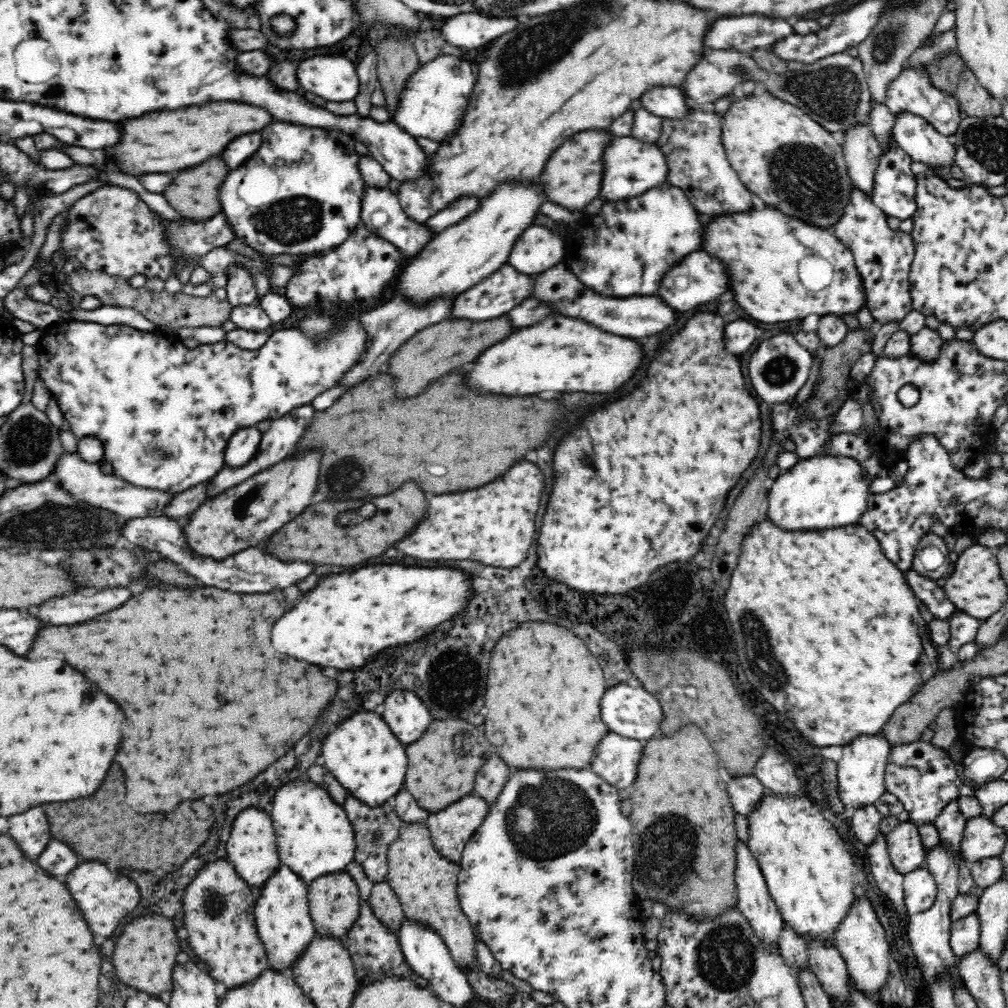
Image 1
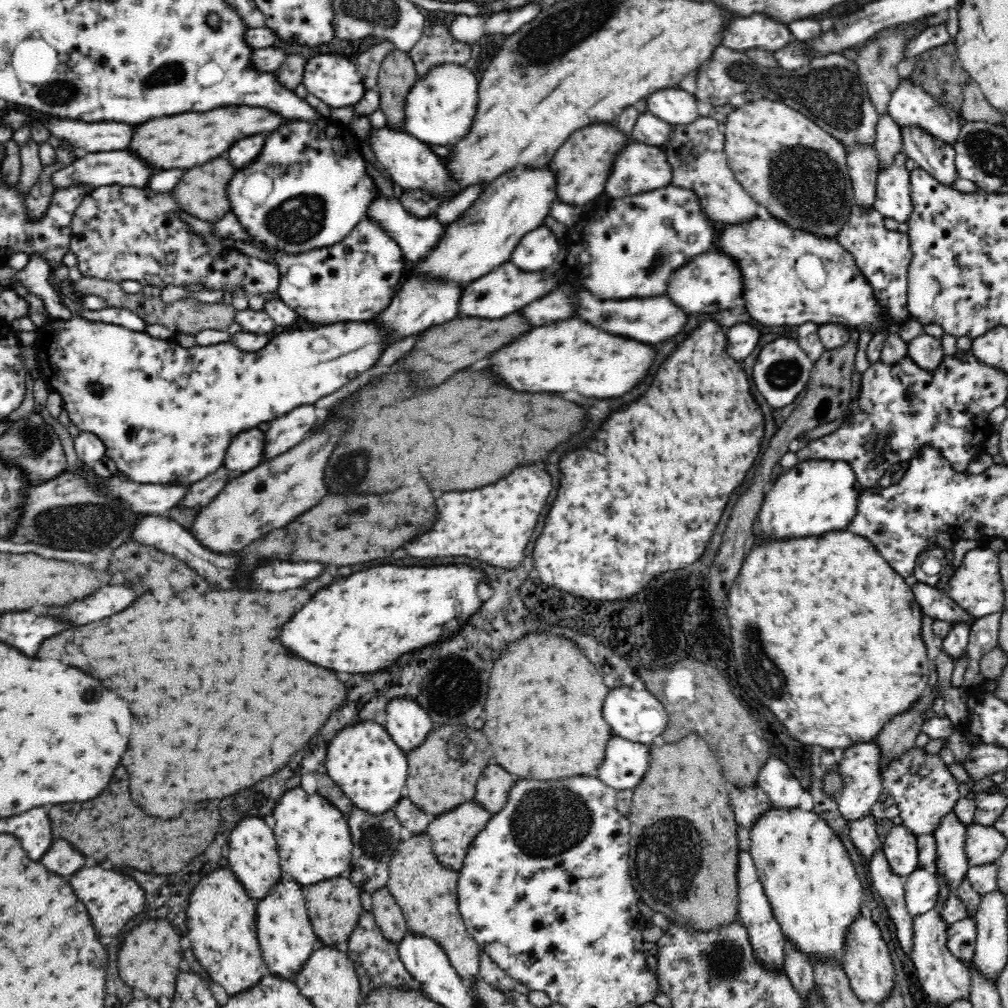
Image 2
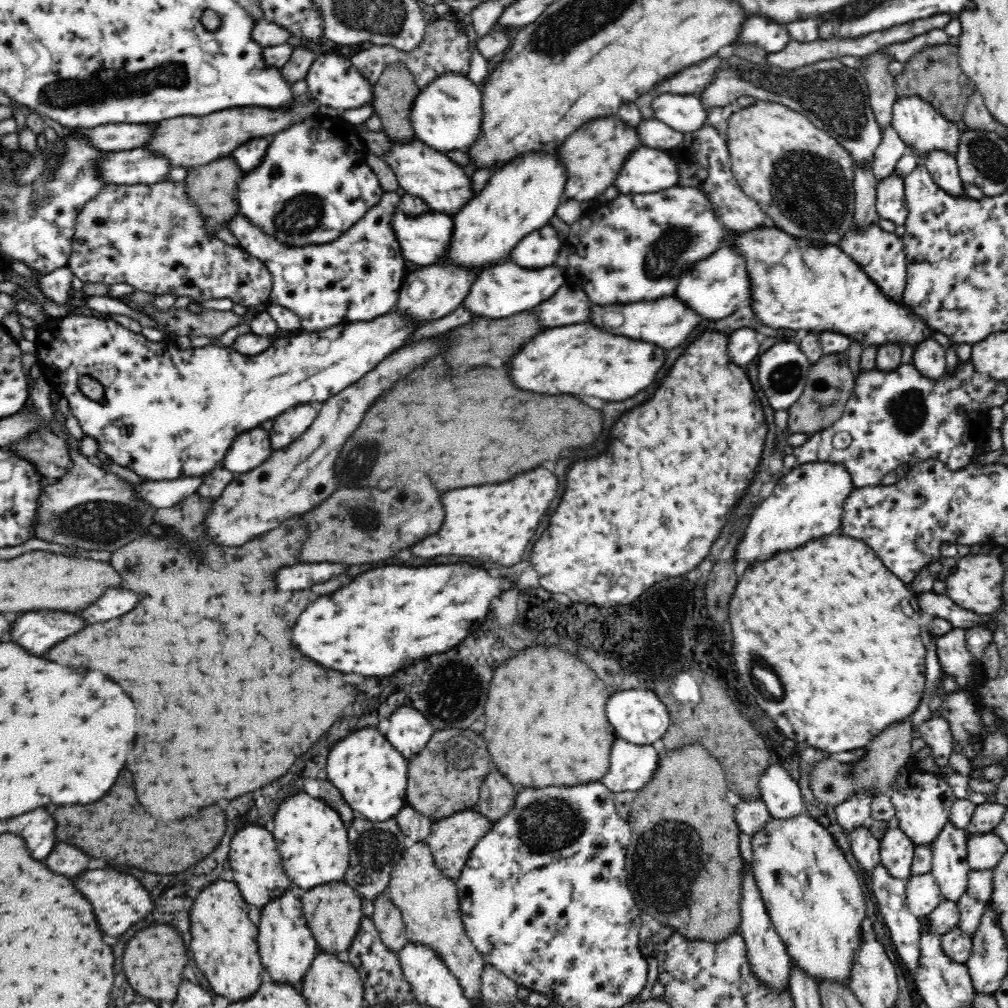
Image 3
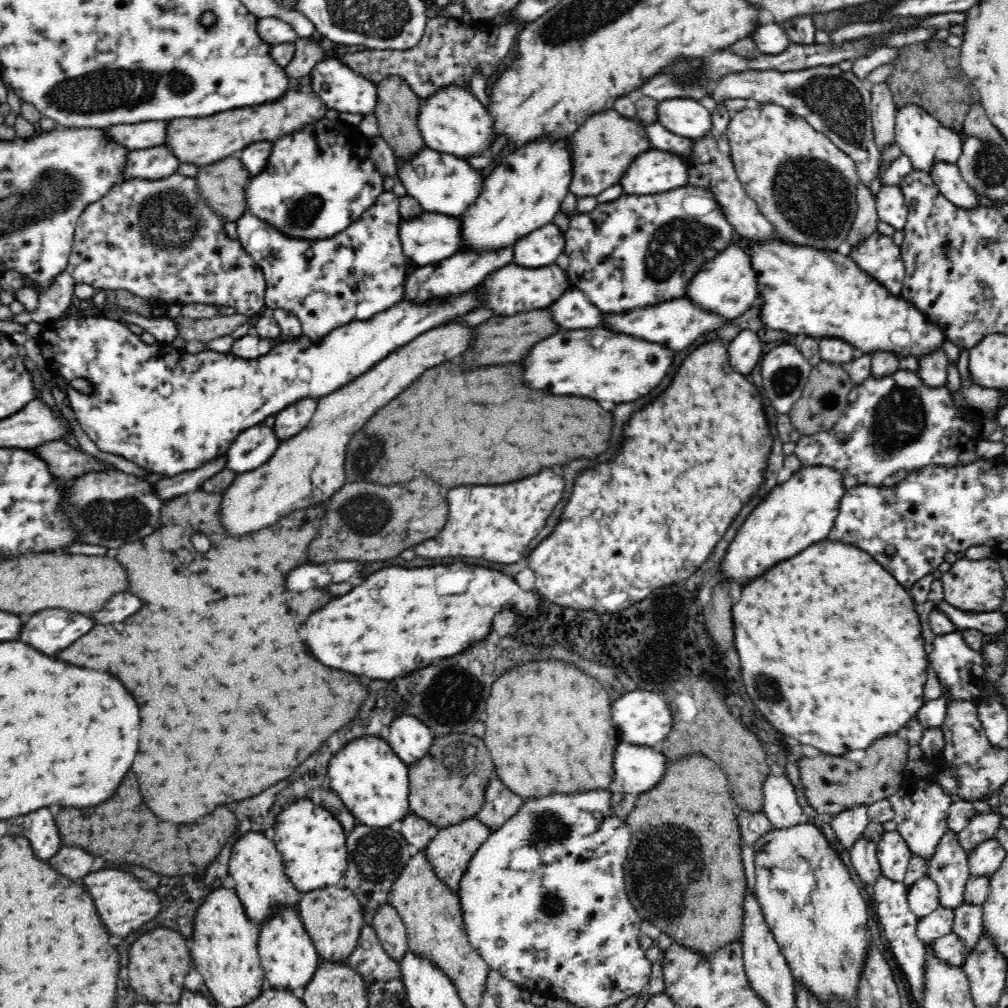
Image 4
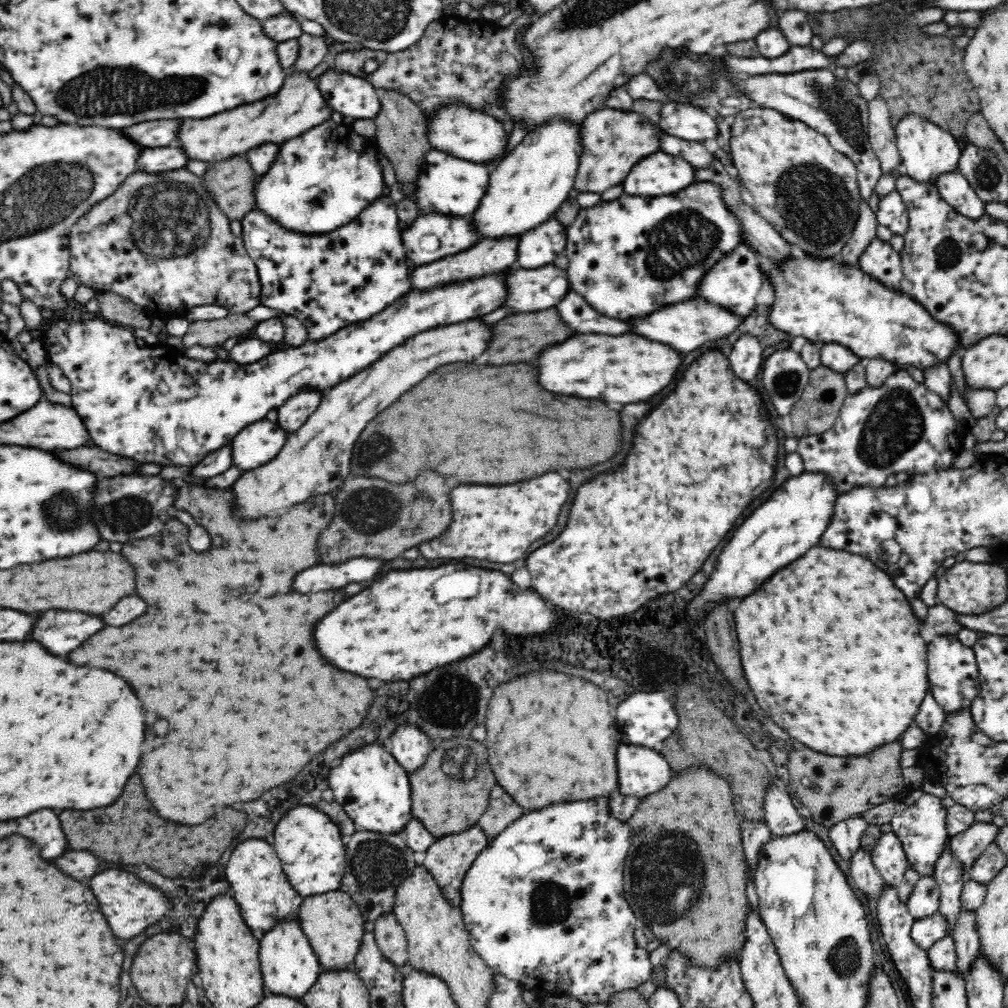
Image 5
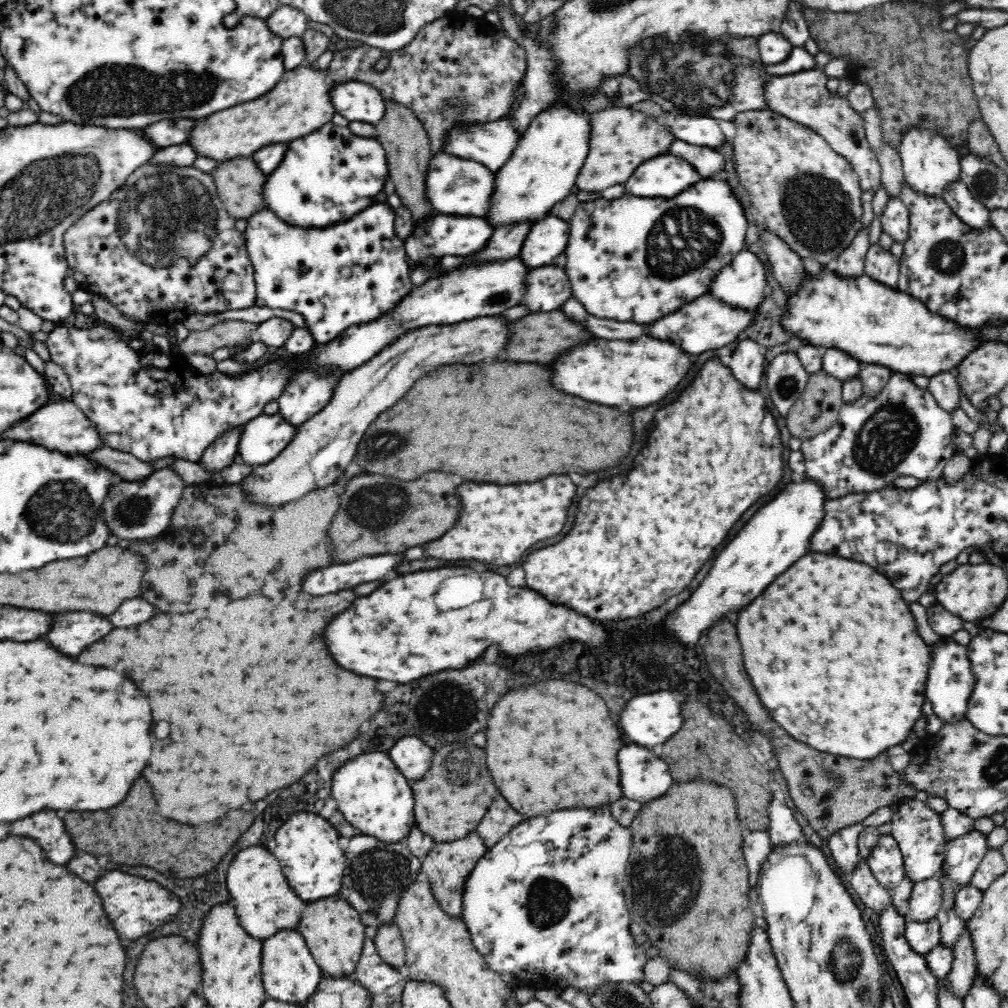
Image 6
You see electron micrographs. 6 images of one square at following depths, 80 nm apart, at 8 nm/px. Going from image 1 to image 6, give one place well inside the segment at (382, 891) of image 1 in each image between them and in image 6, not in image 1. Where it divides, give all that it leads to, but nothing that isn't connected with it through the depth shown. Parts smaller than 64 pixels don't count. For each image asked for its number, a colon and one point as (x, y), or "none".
2: (388, 915)
3: (387, 918)
4: (389, 928)
5: (388, 933)
6: (388, 940)

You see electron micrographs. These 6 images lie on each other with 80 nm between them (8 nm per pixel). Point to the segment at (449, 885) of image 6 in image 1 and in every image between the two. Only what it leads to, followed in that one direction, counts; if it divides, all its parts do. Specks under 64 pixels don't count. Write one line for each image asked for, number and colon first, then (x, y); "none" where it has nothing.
1: (450, 829)
2: (451, 833)
3: (451, 840)
4: (449, 852)
5: (448, 858)

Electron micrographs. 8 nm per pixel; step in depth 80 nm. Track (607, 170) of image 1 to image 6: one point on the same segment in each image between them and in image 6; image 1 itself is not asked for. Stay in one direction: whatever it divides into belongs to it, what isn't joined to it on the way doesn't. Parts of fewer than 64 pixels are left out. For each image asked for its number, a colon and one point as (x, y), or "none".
2: (640, 168)
3: (647, 170)
4: (654, 172)
5: (660, 174)
6: (666, 176)

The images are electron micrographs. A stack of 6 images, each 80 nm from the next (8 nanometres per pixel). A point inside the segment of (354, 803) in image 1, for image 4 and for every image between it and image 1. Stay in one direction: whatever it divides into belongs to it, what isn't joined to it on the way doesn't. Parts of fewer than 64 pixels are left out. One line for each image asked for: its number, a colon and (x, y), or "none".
2: (375, 839)
3: (376, 847)
4: (376, 855)

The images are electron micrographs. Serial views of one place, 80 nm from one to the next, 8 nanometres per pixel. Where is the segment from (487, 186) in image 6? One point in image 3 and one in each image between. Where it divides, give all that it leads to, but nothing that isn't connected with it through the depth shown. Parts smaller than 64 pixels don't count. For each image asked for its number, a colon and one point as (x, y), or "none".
3: (425, 173)
4: (442, 183)
5: (448, 185)

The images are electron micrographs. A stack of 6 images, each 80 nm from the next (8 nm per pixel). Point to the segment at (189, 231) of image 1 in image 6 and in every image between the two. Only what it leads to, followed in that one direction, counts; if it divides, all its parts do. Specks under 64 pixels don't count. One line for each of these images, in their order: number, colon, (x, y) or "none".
2: (355, 279)
3: (357, 277)
4: (359, 272)
5: (328, 281)
6: (349, 273)

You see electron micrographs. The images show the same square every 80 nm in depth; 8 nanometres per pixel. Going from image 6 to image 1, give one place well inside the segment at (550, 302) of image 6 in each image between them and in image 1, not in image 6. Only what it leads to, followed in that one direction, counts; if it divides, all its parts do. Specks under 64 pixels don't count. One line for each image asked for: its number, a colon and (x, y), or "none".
1: (492, 297)
2: (493, 296)
3: (502, 290)
4: (512, 290)
5: (530, 291)

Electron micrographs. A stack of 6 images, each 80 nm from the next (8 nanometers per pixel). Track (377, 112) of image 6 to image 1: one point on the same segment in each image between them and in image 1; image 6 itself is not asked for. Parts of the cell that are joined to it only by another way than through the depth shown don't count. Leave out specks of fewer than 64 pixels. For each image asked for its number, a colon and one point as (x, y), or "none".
1: (333, 78)
2: (335, 80)
3: (333, 81)
4: (341, 89)
5: (353, 97)

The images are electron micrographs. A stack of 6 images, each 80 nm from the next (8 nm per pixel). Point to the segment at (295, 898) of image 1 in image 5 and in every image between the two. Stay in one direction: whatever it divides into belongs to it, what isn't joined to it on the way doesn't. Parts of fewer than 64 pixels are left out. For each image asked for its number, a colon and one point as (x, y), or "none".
2: (286, 937)
3: (287, 948)
4: (286, 952)
5: (289, 967)

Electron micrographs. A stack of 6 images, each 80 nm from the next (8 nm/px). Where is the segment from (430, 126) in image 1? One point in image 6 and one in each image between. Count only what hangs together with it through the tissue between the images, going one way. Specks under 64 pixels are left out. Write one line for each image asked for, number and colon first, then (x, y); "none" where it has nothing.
2: (440, 110)
3: (447, 115)
4: (453, 121)
5: (462, 132)
6: (492, 144)

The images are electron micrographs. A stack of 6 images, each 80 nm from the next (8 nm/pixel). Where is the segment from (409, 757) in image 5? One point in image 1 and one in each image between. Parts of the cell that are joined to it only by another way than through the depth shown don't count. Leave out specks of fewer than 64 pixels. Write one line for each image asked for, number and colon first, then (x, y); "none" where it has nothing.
1: (407, 717)
2: (408, 725)
3: (409, 733)
4: (408, 738)

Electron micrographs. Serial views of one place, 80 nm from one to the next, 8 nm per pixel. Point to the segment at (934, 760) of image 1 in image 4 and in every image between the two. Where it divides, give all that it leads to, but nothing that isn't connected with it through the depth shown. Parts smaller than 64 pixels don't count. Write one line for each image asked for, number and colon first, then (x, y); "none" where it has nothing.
2: (924, 790)
3: (922, 801)
4: (921, 809)

